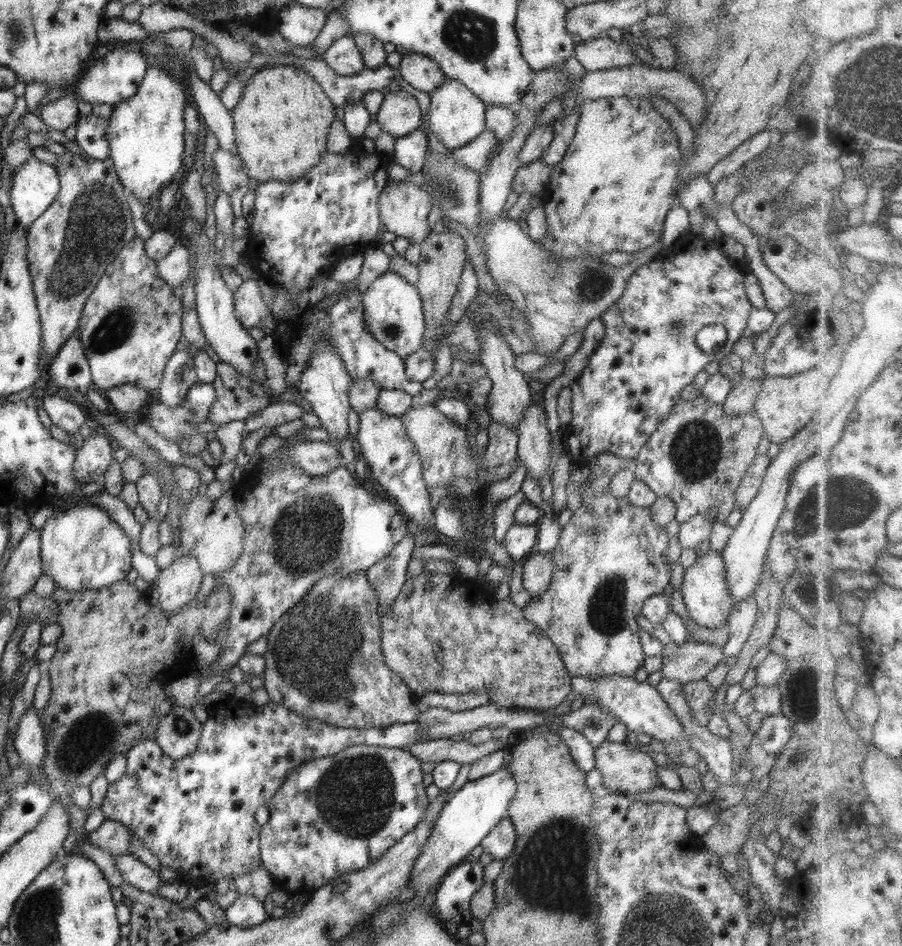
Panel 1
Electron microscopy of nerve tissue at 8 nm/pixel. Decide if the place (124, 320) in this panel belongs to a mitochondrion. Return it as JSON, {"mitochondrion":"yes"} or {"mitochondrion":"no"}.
{"mitochondrion":"yes"}

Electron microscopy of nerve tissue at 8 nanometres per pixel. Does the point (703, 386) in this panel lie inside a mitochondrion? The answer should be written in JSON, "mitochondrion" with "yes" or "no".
{"mitochondrion":"no"}

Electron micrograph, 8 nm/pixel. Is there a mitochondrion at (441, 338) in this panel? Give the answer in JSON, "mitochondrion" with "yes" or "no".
{"mitochondrion":"no"}

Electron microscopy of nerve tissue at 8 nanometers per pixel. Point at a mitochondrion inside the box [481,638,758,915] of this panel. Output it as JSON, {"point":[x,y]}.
{"point":[558,831]}

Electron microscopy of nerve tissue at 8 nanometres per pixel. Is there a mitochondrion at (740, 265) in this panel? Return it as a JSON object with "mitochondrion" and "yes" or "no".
{"mitochondrion":"no"}

